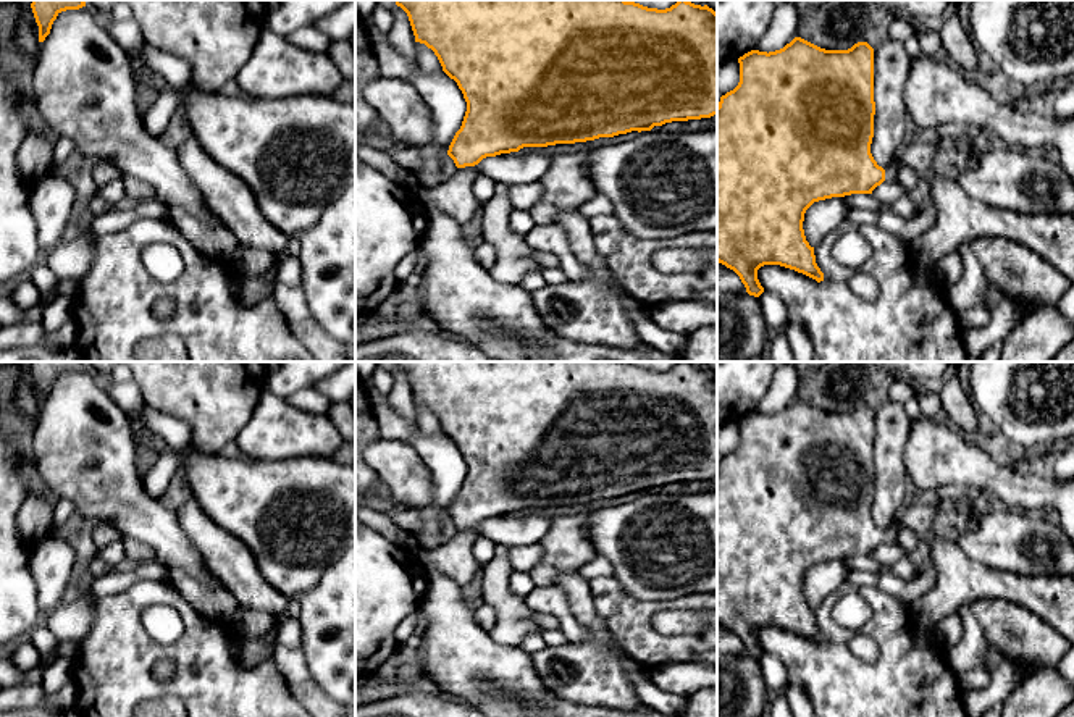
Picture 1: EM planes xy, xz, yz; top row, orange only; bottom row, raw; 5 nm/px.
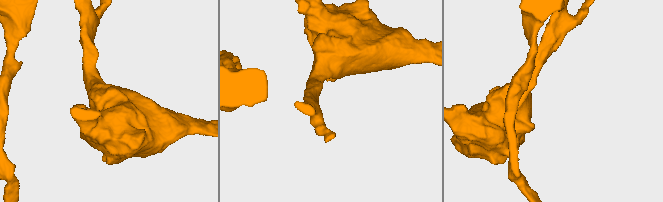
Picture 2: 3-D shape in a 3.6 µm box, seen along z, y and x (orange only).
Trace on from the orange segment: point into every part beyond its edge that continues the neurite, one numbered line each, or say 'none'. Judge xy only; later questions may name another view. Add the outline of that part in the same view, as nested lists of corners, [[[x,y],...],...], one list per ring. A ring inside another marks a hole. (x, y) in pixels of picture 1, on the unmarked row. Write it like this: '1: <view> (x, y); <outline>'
none

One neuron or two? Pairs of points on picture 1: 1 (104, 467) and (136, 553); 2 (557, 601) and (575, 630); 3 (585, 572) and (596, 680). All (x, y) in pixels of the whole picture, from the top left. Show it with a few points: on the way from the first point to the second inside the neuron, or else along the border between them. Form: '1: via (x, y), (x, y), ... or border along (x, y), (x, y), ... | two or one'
1: border along (121, 536), (142, 541), (154, 551), (157, 559) | two
2: via (559, 607), (569, 624) | one
3: border along (575, 572), (587, 582) | two

